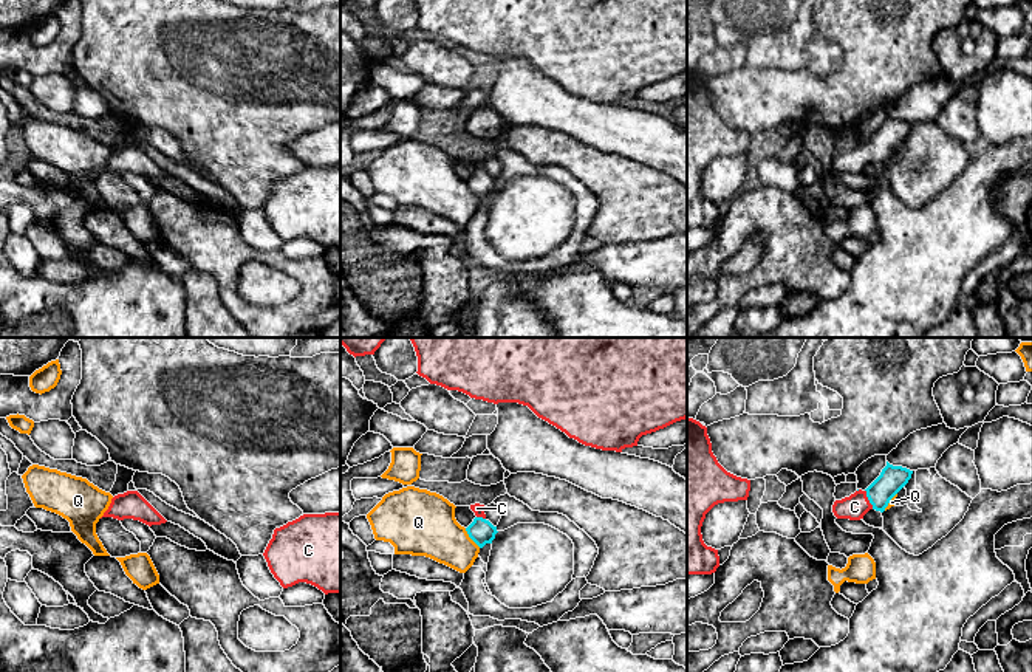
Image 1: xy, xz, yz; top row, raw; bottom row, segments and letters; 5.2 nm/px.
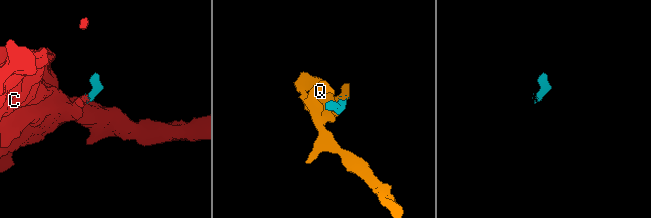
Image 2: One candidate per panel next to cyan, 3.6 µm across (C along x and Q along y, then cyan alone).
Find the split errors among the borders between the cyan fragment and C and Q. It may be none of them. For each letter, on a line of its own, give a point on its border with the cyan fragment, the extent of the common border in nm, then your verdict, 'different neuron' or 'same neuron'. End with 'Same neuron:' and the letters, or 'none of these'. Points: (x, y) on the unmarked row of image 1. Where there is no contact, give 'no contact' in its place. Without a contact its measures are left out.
C: yz (868, 152) | 110 nm | same neuron
Q: xz (471, 191) | 130 nm | different neuron
Same neuron: C

